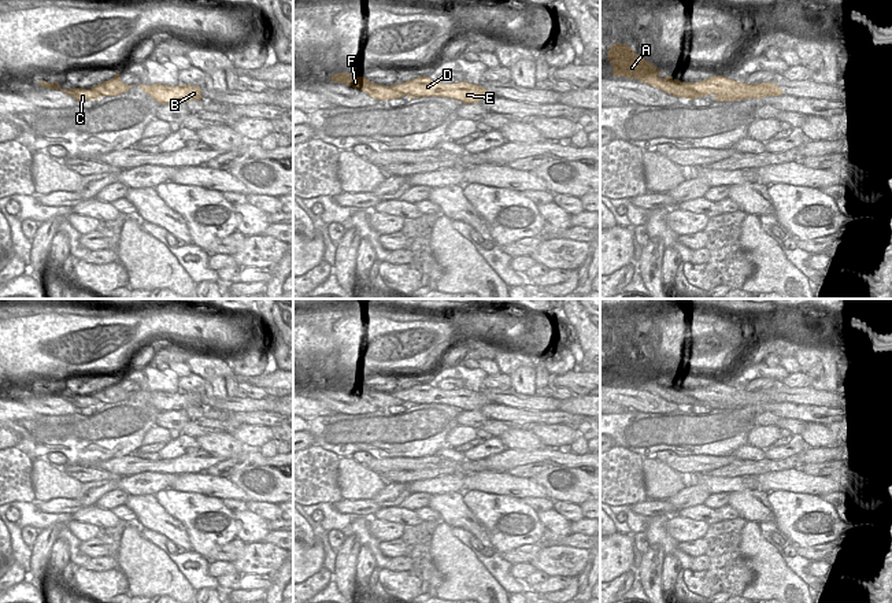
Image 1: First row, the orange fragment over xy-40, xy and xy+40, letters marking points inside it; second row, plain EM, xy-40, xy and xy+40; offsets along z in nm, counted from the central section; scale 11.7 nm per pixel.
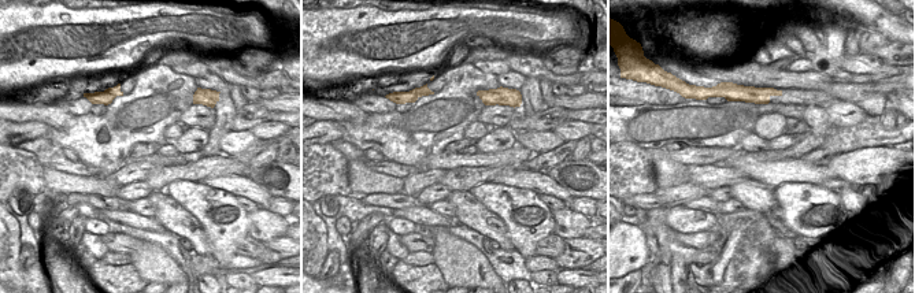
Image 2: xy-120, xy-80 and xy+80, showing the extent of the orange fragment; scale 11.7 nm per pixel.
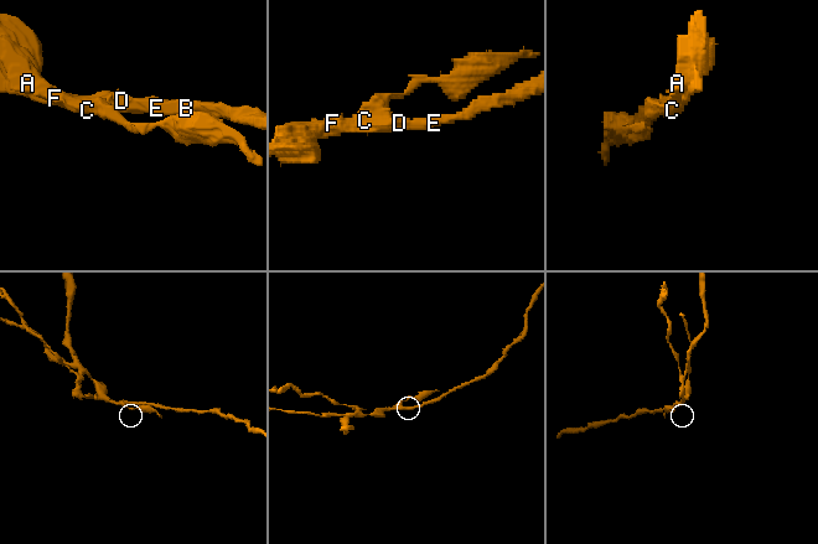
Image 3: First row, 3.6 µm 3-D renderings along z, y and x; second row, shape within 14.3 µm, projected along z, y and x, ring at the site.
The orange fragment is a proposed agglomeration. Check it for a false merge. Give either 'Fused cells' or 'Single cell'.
Fused cells

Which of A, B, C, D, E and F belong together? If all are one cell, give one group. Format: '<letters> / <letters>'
A C F / B D E

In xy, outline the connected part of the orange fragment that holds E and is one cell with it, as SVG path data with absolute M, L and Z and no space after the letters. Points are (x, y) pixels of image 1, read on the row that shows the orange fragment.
M426 75L417 77L407 82L391 85L391 88L407 95L408 99L436 96L455 99L464 104L480 103L482 99L491 96L481 85L474 85L466 81L441 84Z

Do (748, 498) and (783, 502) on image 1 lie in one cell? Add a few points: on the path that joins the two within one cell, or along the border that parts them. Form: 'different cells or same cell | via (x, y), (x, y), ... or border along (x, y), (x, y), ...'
different cells | border along (766, 495), (776, 522)

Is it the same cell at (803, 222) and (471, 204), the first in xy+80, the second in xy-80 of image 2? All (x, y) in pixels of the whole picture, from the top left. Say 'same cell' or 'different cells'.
different cells

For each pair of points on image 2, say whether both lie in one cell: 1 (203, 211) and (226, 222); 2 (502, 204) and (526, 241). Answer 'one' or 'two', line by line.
1: one
2: one

